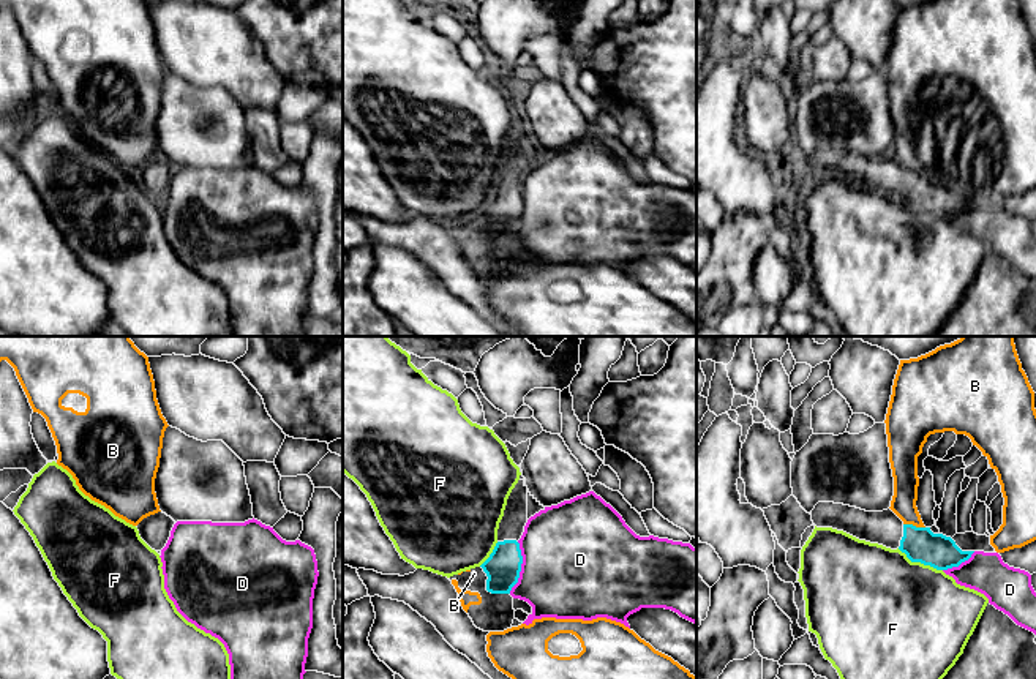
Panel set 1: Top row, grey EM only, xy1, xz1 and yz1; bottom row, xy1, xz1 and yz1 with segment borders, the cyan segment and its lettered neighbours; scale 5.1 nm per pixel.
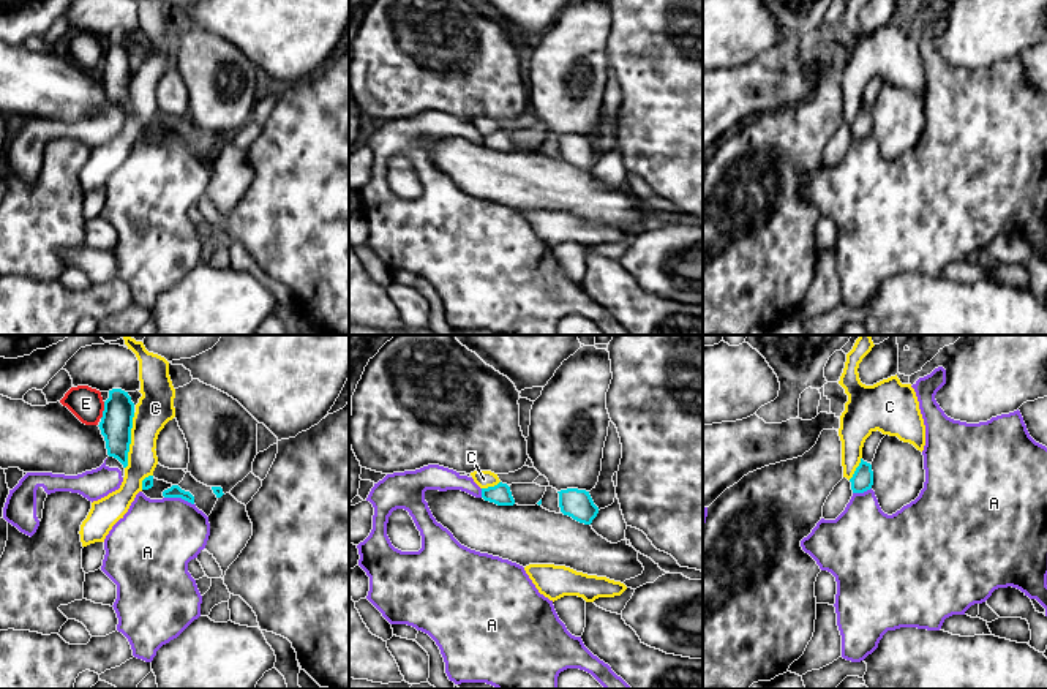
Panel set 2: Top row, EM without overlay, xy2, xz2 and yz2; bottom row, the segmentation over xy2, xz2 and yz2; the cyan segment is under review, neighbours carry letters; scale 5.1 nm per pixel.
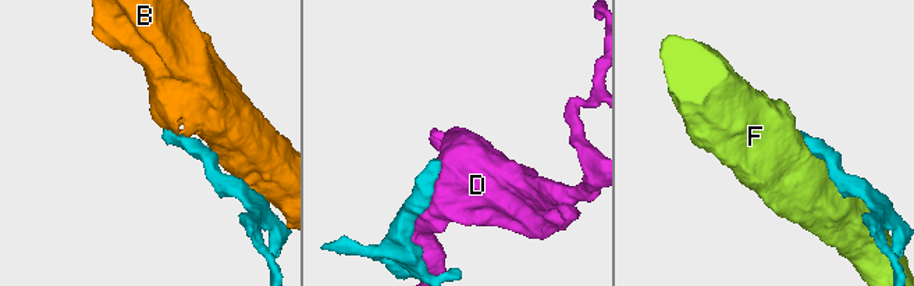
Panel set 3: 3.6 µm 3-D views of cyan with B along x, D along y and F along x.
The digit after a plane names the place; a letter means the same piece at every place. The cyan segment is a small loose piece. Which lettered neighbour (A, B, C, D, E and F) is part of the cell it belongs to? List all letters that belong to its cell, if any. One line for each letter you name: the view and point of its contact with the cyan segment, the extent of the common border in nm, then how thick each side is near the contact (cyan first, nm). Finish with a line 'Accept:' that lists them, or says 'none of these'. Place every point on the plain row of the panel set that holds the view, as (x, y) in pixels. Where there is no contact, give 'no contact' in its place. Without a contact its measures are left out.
Accept: none of these

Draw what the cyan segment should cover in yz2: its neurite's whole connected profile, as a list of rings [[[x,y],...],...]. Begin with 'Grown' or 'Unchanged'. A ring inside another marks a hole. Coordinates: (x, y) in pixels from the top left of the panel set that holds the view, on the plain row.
Unchanged. [[[861,104],[853,123],[850,125],[853,139],[864,139],[873,131],[872,111]]]

